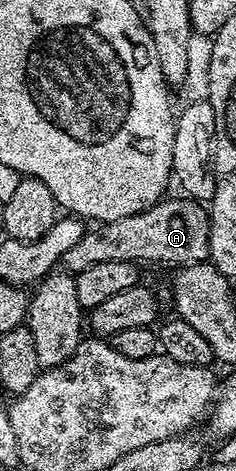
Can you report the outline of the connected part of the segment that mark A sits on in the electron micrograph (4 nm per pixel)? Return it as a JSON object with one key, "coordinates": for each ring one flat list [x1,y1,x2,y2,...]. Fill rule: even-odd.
{"coordinates":[[162,198,154,207,131,217,98,226,97,232,86,230,85,235,72,249,63,253,64,270,76,273,99,261,127,261,128,263,174,263,174,268,190,267,192,263,208,260,209,213,196,199]]}

